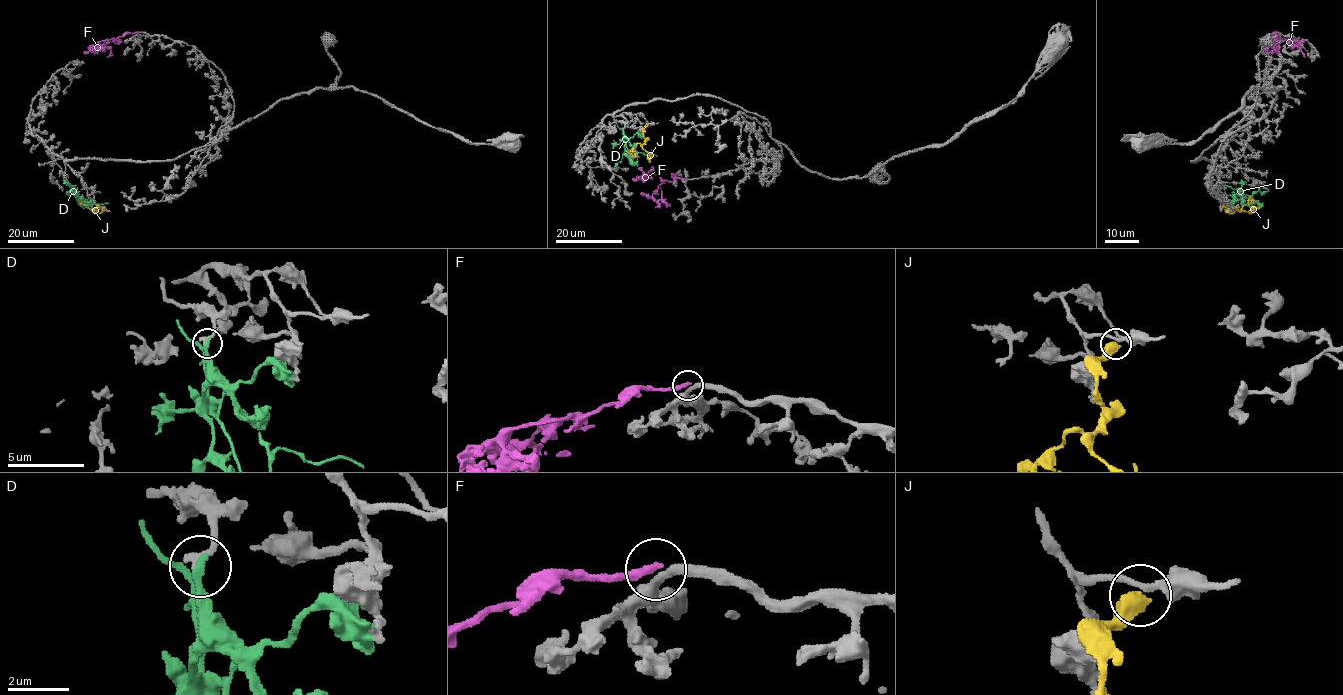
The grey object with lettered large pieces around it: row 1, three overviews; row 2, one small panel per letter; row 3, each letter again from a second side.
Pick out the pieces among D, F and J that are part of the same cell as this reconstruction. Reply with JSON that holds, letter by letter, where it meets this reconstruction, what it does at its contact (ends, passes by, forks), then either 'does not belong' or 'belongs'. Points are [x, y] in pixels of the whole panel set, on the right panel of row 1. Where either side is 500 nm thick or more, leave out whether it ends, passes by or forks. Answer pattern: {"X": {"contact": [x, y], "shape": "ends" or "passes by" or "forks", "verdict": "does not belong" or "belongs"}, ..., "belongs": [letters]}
{"D": {"contact": [1227, 195], "shape": "ends", "verdict": "does not belong"}, "F": {"contact": [1276, 32], "shape": "ends", "verdict": "belongs"}, "J": {"contact": [1222, 206], "verdict": "does not belong"}, "belongs": ["F"]}

